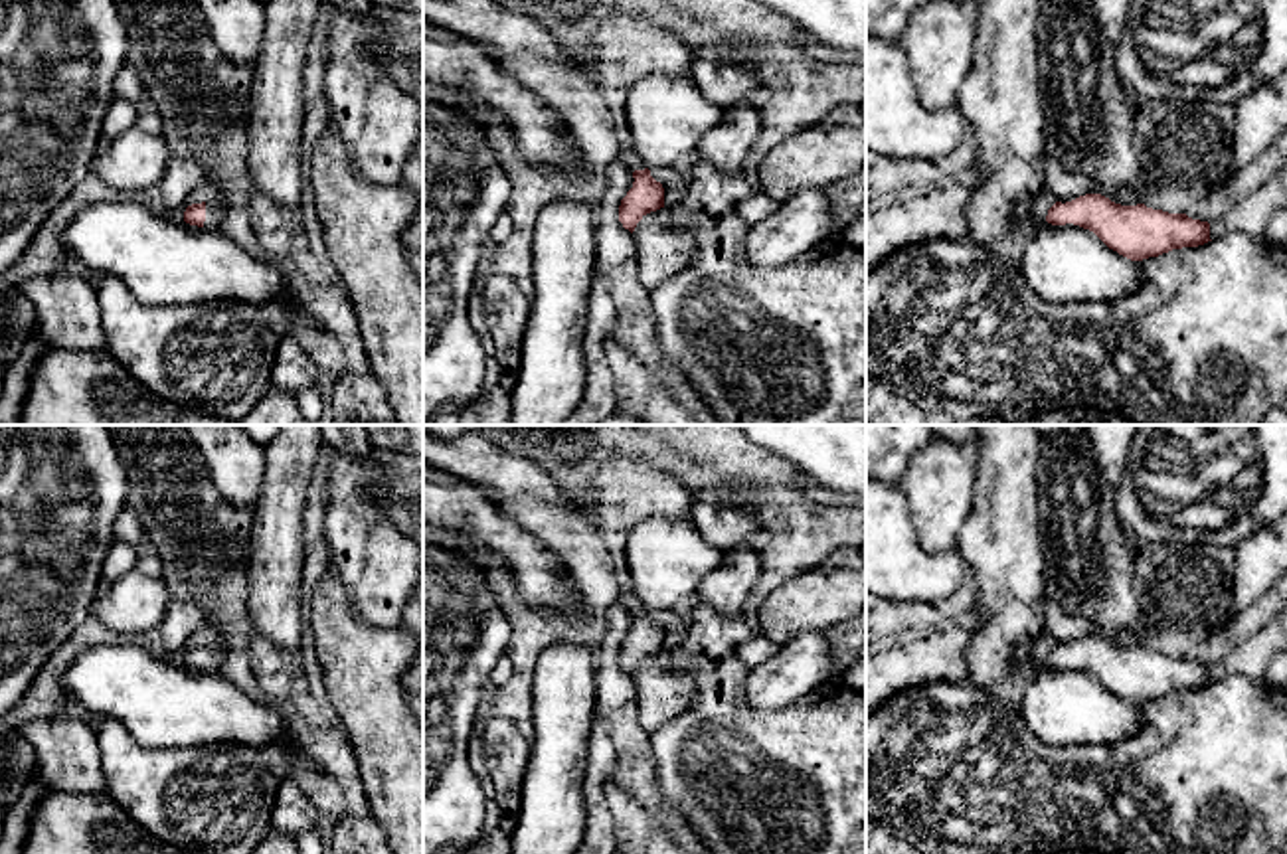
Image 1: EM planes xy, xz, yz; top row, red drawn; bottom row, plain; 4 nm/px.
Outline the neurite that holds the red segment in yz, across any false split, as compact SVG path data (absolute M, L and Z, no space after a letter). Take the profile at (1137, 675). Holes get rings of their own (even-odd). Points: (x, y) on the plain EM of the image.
M1101 637L1056 644L1046 658L1052 668L1073 666L1093 674L1109 692L1131 704L1172 692L1198 690L1210 682L1210 666L1186 656L1168 656L1145 646L1121 648Z

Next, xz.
M650 518L631 530L631 591L644 611L633 615L633 631L619 648L625 672L633 676L646 656L664 650L664 631L650 615L670 611L682 597L696 593L722 559L724 552L708 544L690 518Z

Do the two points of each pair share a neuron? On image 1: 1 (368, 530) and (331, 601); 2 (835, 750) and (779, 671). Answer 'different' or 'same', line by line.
1: different
2: different

